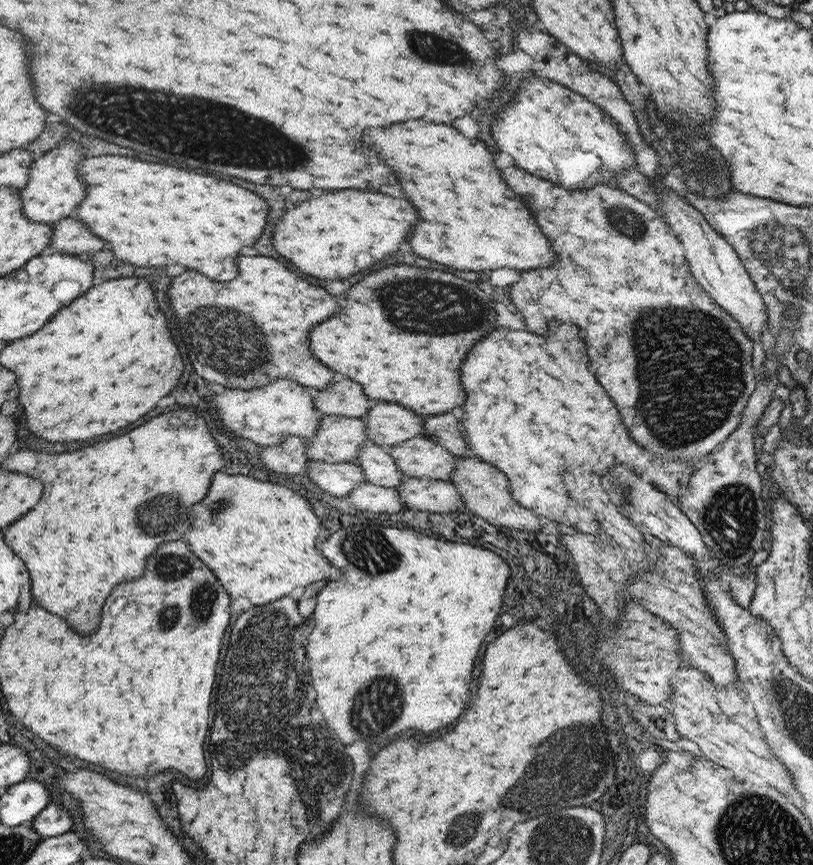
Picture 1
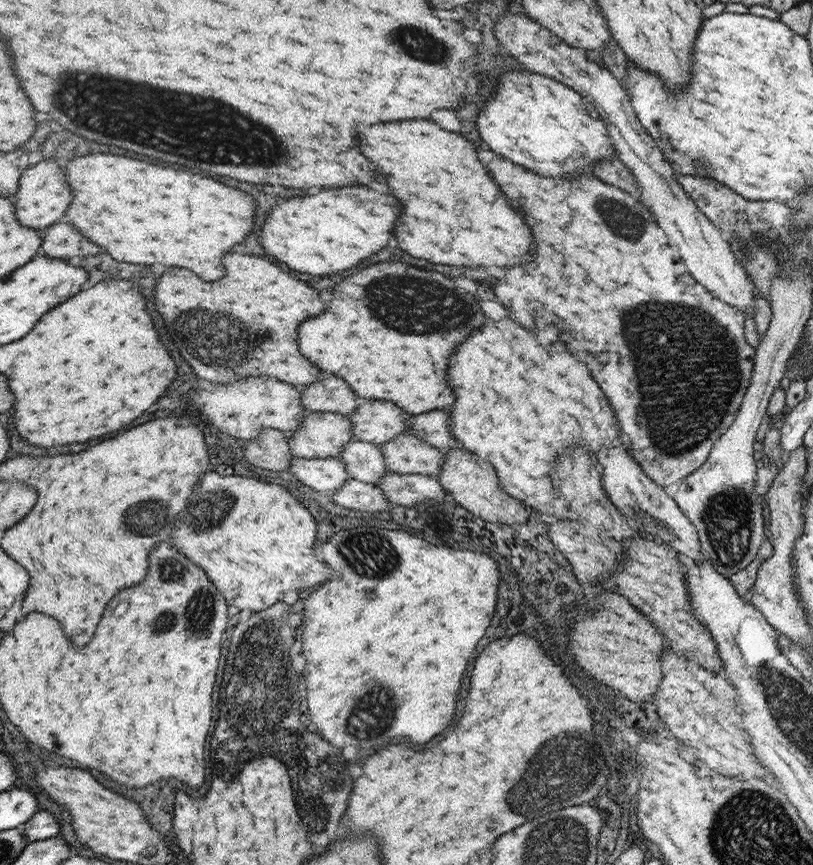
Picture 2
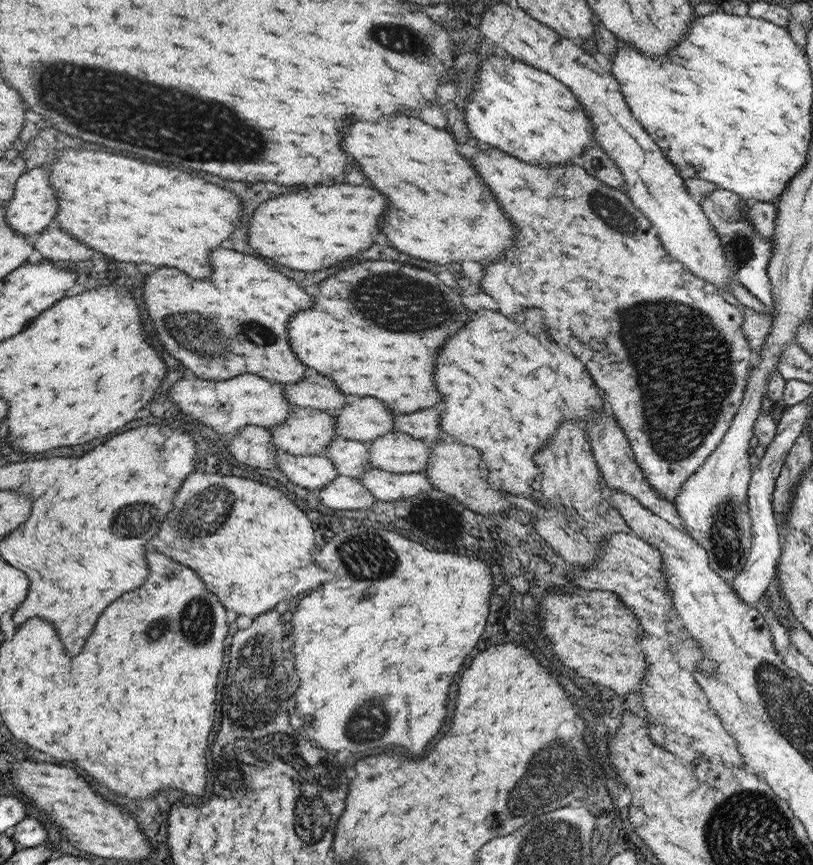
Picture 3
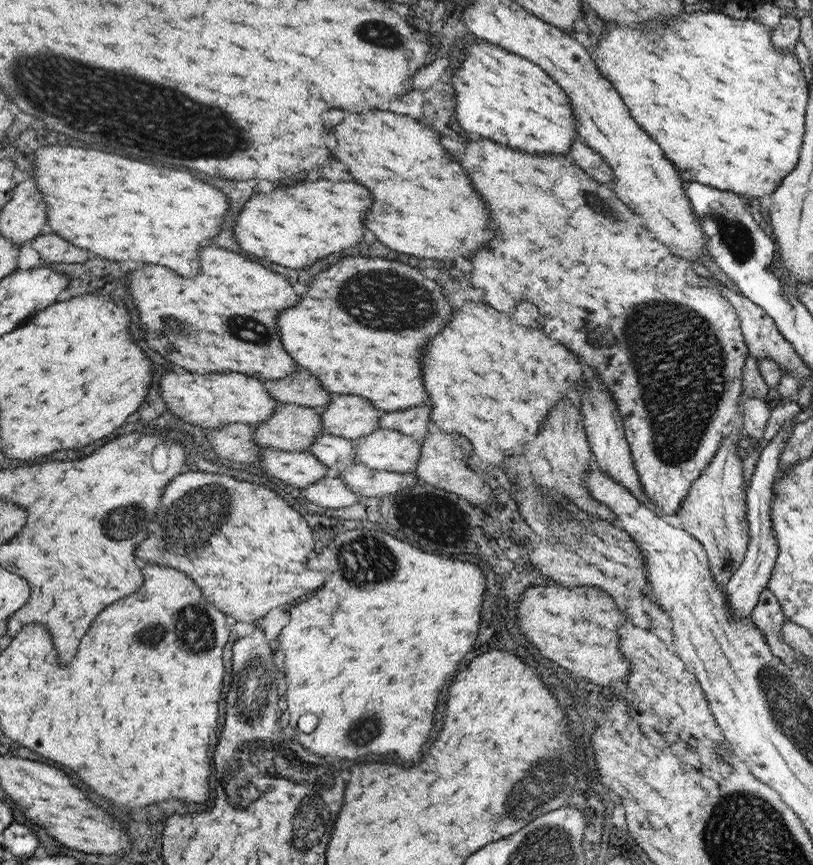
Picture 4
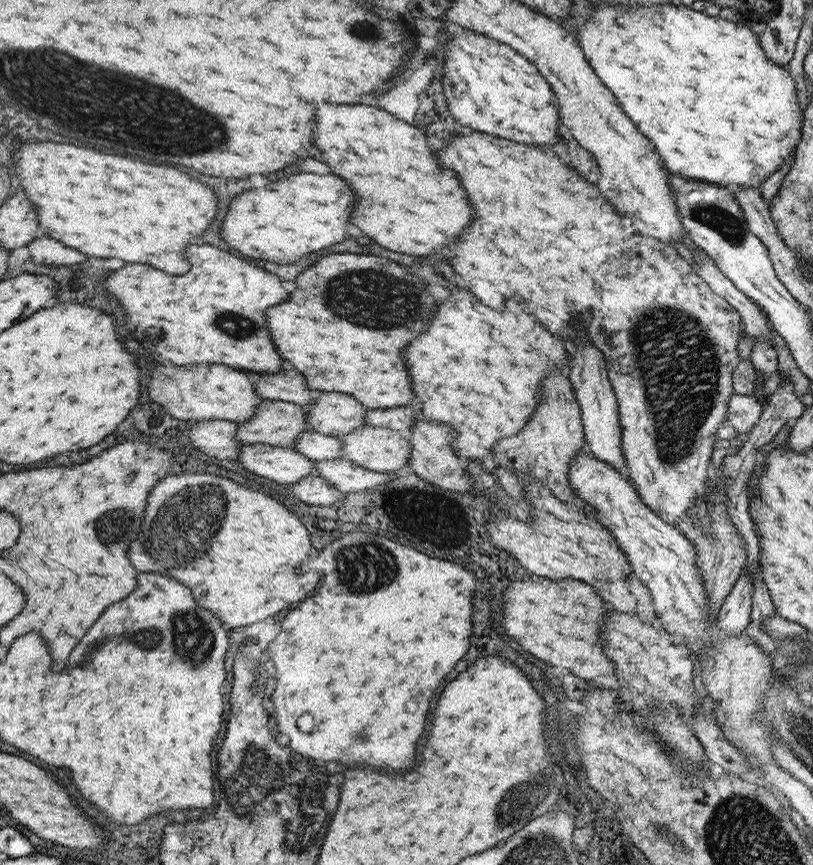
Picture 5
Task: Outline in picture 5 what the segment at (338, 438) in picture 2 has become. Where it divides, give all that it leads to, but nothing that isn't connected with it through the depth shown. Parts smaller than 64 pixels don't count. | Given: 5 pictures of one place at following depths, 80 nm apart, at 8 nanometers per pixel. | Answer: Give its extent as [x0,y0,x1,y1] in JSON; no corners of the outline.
[236,400,310,449]

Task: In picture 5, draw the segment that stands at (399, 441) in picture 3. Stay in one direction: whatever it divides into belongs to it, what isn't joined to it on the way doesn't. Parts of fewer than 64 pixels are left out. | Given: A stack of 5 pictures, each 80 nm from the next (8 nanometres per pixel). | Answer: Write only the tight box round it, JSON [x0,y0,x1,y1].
[340,427,412,473]

